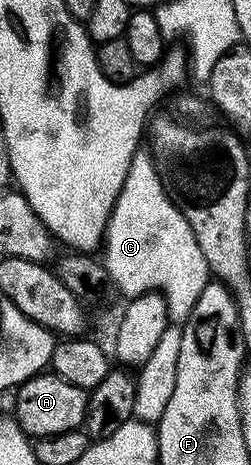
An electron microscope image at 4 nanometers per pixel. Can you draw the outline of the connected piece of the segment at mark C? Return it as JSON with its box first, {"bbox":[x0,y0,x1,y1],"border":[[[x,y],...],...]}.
{"bbox":[102,150,211,425],"border":[[[137,150],[136,156],[130,161],[130,169],[126,173],[126,181],[118,193],[116,204],[112,210],[112,215],[110,218],[108,218],[108,228],[104,230],[104,238],[102,240],[102,252],[103,251],[104,255],[102,255],[102,262],[104,265],[104,270],[107,273],[109,280],[114,281],[115,285],[120,289],[121,293],[124,294],[125,298],[129,299],[134,296],[144,295],[146,292],[157,291],[167,303],[167,313],[169,320],[172,323],[168,325],[165,333],[162,333],[161,340],[158,341],[156,348],[154,348],[152,356],[150,356],[149,360],[138,369],[136,381],[137,396],[134,397],[135,418],[139,419],[142,423],[156,425],[159,424],[162,413],[166,413],[166,401],[170,401],[170,397],[172,397],[174,393],[174,380],[177,376],[179,350],[182,347],[181,333],[183,328],[180,325],[182,325],[185,320],[188,319],[190,313],[193,312],[194,305],[197,304],[198,297],[201,296],[202,289],[204,289],[206,284],[210,282],[211,271],[209,266],[206,265],[206,257],[202,257],[202,249],[198,249],[198,241],[194,241],[194,233],[190,229],[190,225],[186,221],[186,217],[182,217],[180,210],[173,205],[171,197],[164,192],[164,186],[160,180],[160,173],[156,169],[156,161],[152,158],[151,154],[149,154],[147,150]]]}

